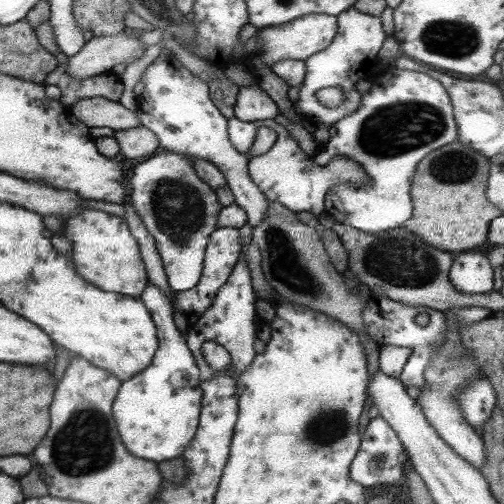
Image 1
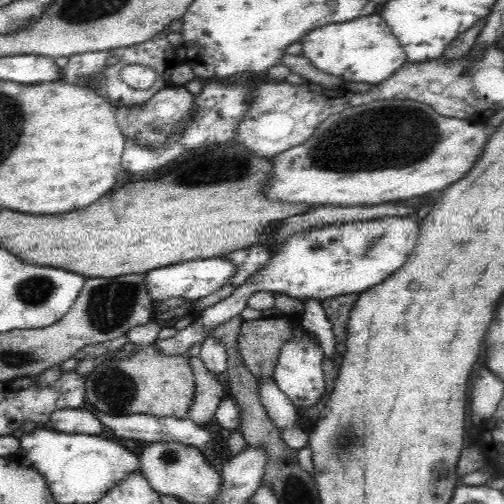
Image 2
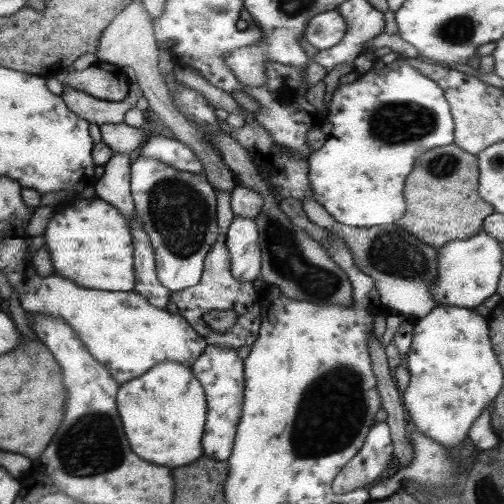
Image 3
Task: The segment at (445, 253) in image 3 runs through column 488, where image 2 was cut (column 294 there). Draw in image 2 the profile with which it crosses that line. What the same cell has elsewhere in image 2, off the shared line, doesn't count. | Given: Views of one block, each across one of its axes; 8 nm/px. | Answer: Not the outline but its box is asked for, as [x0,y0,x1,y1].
[156,212,418,356]

